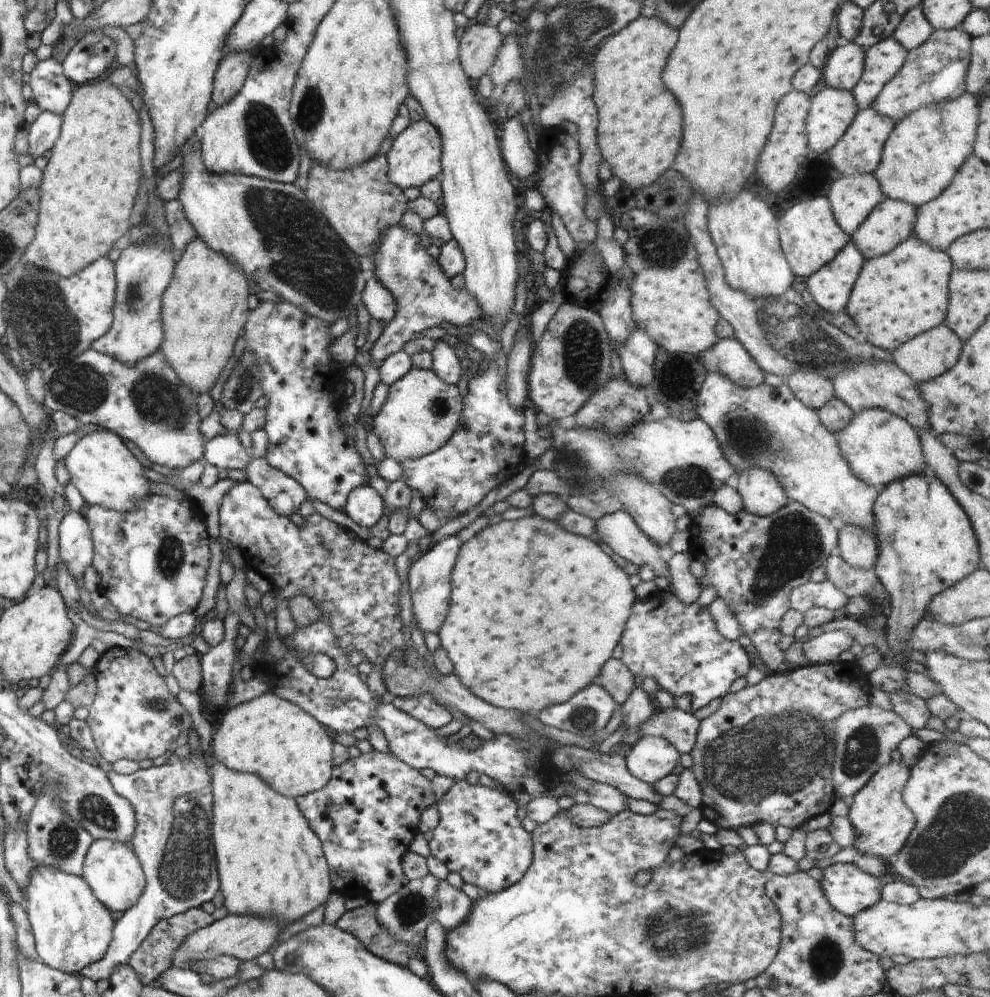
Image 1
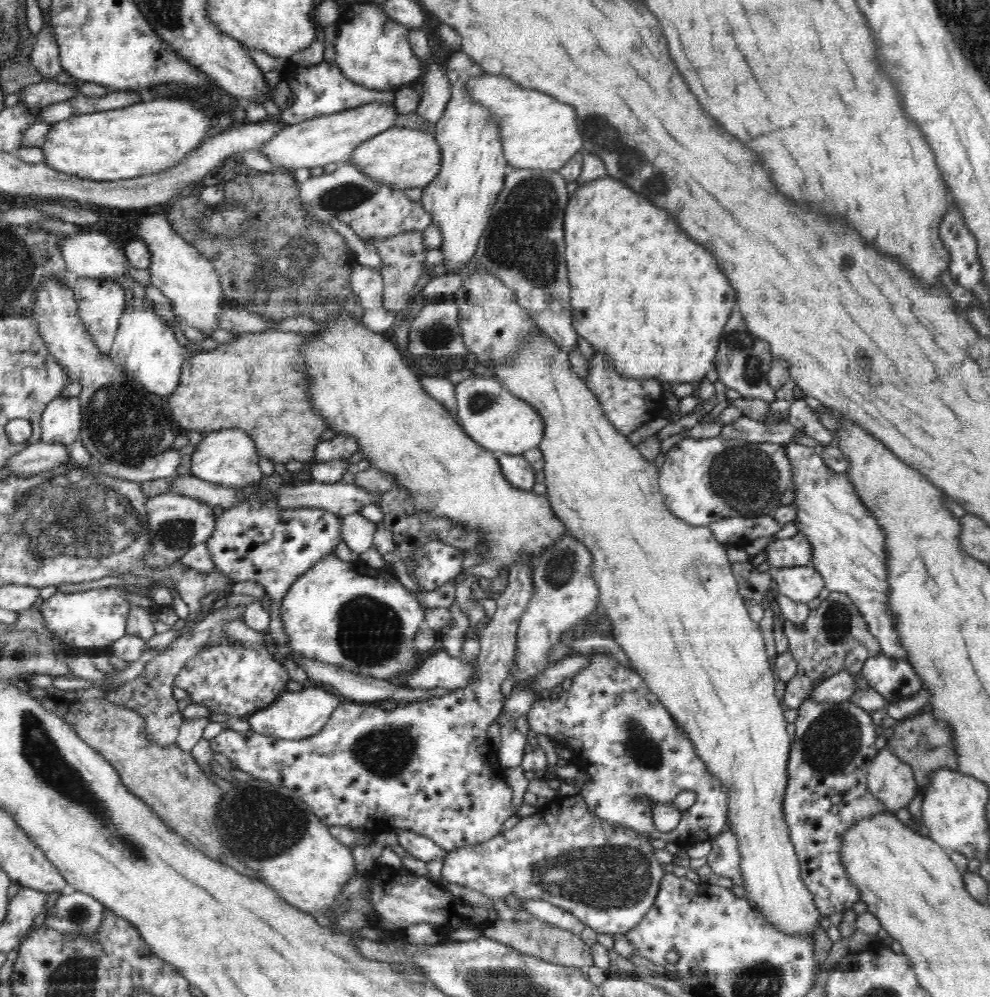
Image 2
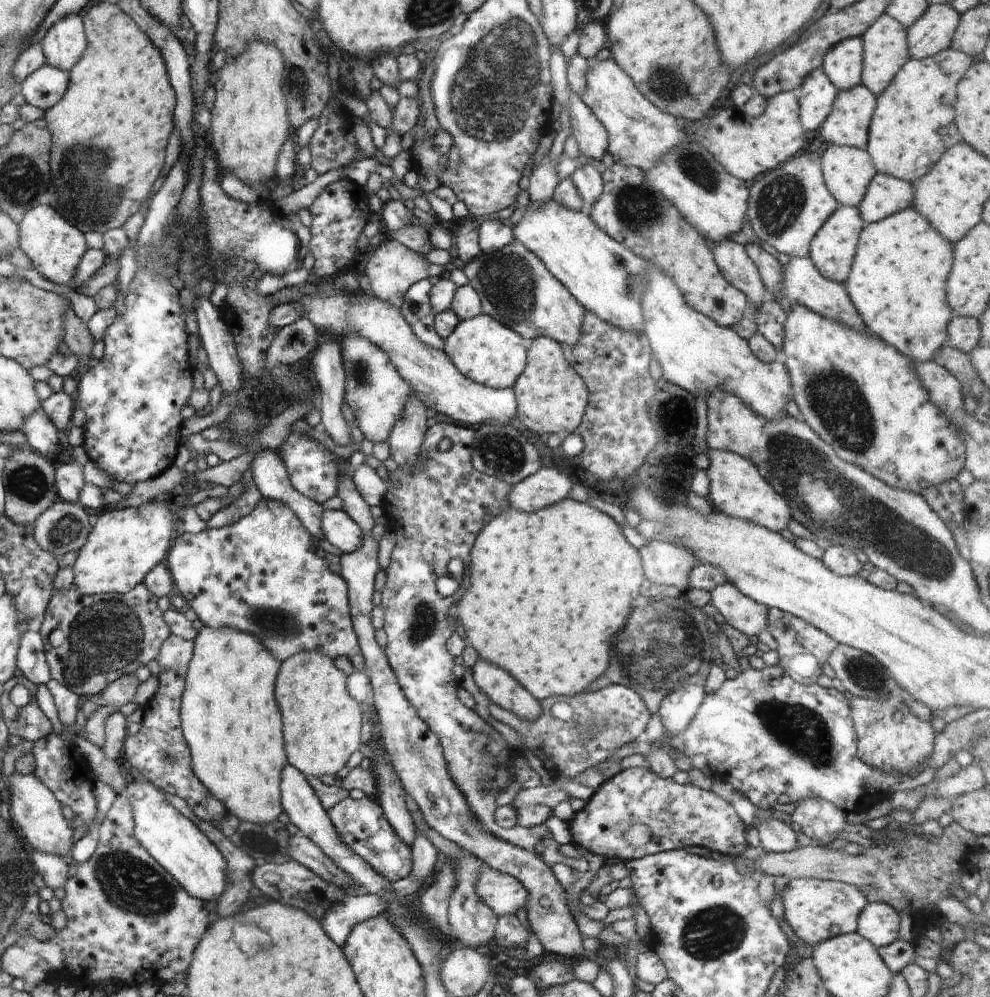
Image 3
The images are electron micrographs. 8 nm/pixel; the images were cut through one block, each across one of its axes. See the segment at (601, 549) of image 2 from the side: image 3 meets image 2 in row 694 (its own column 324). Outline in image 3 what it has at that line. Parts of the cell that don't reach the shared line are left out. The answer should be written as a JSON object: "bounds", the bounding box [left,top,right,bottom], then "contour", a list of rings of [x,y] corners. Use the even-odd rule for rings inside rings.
{"bounds":[274,650,366,779],"contour":[[[318,650],[298,652],[281,664],[274,693],[282,714],[286,759],[291,766],[302,772],[302,775],[318,779],[325,774],[334,776],[346,766],[354,752],[366,751],[360,743],[362,708],[346,688],[348,676],[336,667],[334,658]]]}

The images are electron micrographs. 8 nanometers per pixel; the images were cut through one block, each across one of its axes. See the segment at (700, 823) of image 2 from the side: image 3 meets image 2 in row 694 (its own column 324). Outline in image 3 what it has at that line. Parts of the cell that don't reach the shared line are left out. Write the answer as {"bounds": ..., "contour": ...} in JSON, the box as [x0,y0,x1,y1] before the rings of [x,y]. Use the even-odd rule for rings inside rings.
{"bounds":[165,499,365,671],"contour":[[[263,499],[250,514],[244,516],[244,518],[236,522],[236,524],[232,524],[232,526],[220,529],[207,528],[199,534],[184,533],[182,536],[175,535],[175,539],[172,541],[172,546],[169,549],[170,554],[168,554],[168,559],[165,563],[171,573],[175,585],[175,593],[181,595],[188,602],[188,606],[194,610],[196,616],[202,621],[204,626],[208,626],[208,628],[225,628],[228,626],[228,628],[236,628],[240,632],[254,634],[276,656],[276,660],[280,660],[280,663],[298,652],[318,650],[322,654],[326,654],[326,656],[334,659],[345,656],[350,659],[355,671],[365,671],[365,661],[360,651],[358,638],[353,630],[352,618],[350,618],[349,614],[346,582],[328,568],[330,566],[328,561],[316,554],[316,542],[317,540],[308,534],[308,530],[302,526],[302,522],[298,520],[298,516],[286,504],[282,504],[278,500]]]}

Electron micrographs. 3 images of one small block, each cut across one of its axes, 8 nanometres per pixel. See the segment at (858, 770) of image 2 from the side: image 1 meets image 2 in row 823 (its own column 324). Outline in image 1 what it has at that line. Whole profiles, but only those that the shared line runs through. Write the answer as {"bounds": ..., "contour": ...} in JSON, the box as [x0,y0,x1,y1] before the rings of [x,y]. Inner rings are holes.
{"bounds":[295,750,436,903],"contour":[[[378,750],[349,758],[344,764],[333,765],[332,778],[324,788],[295,798],[295,801],[320,839],[333,891],[344,897],[363,896],[375,903],[396,894],[404,886],[402,856],[409,851],[410,842],[419,832],[422,812],[436,804],[432,781],[422,776],[420,770],[396,758],[391,751]]]}

